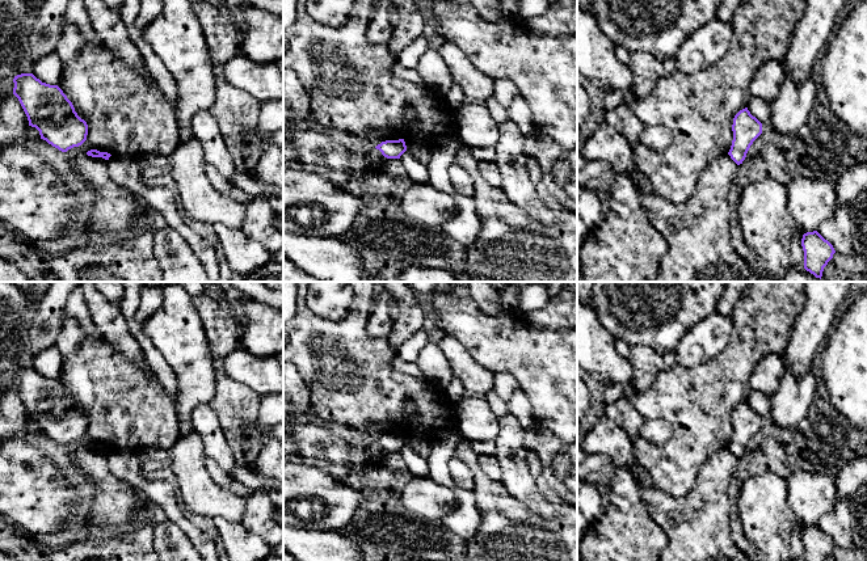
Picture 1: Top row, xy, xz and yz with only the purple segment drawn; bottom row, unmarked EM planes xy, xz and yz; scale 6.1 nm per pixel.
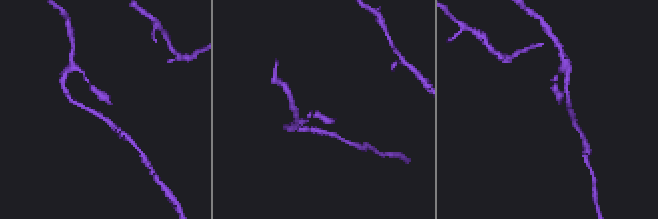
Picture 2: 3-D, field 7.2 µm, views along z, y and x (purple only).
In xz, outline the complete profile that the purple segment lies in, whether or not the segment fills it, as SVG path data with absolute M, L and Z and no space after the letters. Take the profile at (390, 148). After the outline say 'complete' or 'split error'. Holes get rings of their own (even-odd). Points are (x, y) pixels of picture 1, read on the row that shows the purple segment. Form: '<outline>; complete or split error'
M404 139L399 140L386 140L375 147L387 159L400 159L400 156L407 151Z; complete

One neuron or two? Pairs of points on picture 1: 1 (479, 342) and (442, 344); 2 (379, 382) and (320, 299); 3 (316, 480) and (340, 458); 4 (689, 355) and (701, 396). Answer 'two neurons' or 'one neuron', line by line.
1: two neurons
2: two neurons
3: two neurons
4: two neurons

